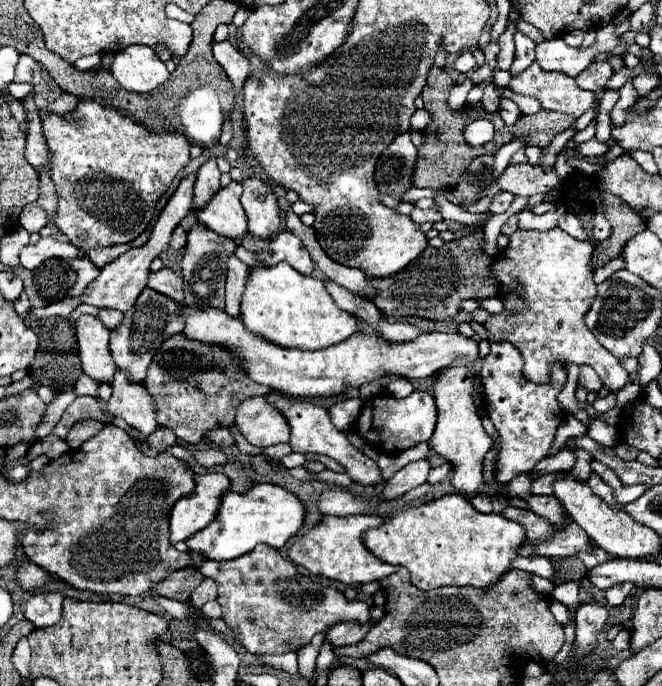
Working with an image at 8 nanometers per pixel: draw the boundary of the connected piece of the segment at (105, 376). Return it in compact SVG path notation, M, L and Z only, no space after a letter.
M83 314L75 320L75 336L83 372L99 382L111 382L117 366L111 360L109 330L103 322L95 316Z

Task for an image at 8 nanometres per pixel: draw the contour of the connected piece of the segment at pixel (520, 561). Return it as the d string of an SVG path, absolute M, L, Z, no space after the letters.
M517 558L515 562L513 562L513 566L511 568L521 568L521 570L527 570L527 572L531 572L531 574L537 574L537 576L541 576L541 578L547 578L547 580L555 580L557 578L557 574L555 574L555 570L551 568L551 564L549 564L549 560L547 558Z

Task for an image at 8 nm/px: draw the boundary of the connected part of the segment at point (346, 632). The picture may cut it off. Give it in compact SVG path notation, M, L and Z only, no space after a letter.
M357 622L335 624L325 632L325 642L329 642L333 648L343 648L343 646L357 644L367 636L371 626L373 626L373 622L371 624L357 624Z

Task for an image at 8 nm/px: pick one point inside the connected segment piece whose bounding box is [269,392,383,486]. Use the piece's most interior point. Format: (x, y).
(312, 430)

